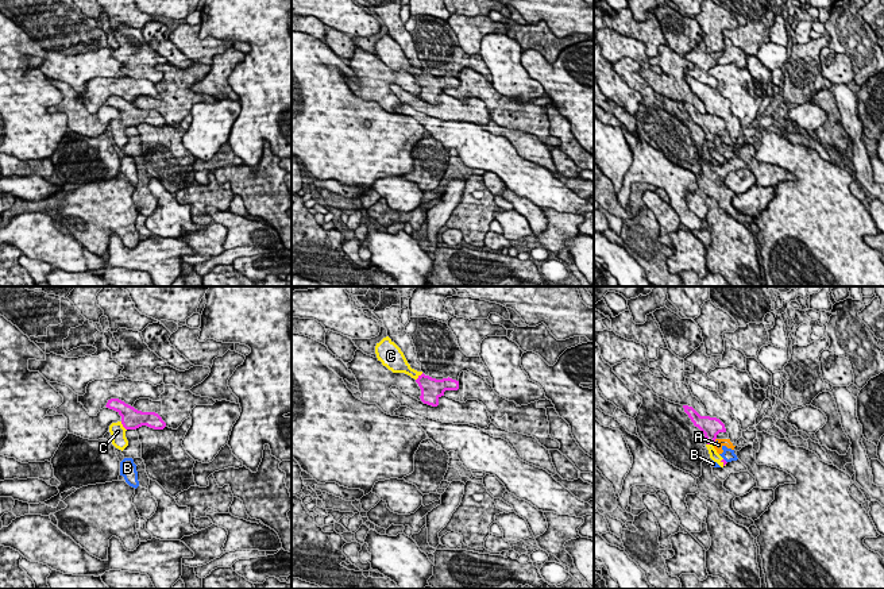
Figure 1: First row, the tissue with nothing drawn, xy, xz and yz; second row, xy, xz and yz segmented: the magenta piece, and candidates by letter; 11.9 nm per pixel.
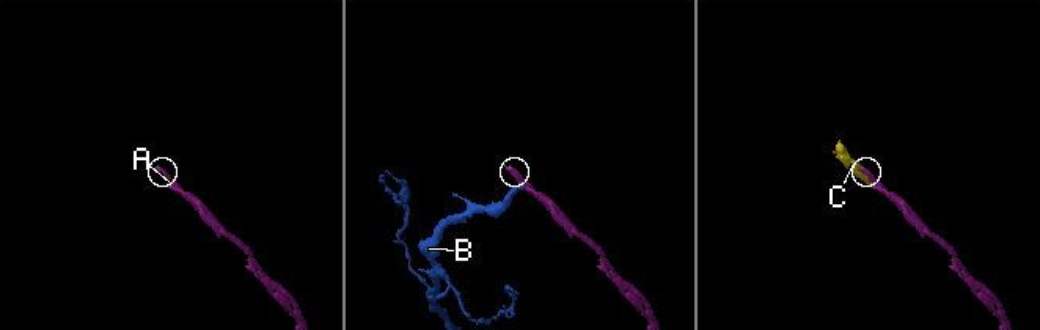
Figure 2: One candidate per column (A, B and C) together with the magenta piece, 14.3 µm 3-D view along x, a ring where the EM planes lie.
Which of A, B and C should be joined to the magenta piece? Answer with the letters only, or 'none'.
C

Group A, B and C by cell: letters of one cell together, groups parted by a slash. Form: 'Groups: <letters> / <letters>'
Groups: A B / C

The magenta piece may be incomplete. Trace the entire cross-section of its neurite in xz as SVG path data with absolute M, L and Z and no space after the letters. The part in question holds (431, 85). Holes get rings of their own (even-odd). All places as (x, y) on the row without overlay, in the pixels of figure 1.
M389 34L377 41L375 51L378 58L393 70L405 70L416 77L421 86L420 96L424 101L437 104L439 96L444 93L445 88L459 86L459 78L456 77L449 74L436 77L425 73L422 69L412 66L401 46Z

